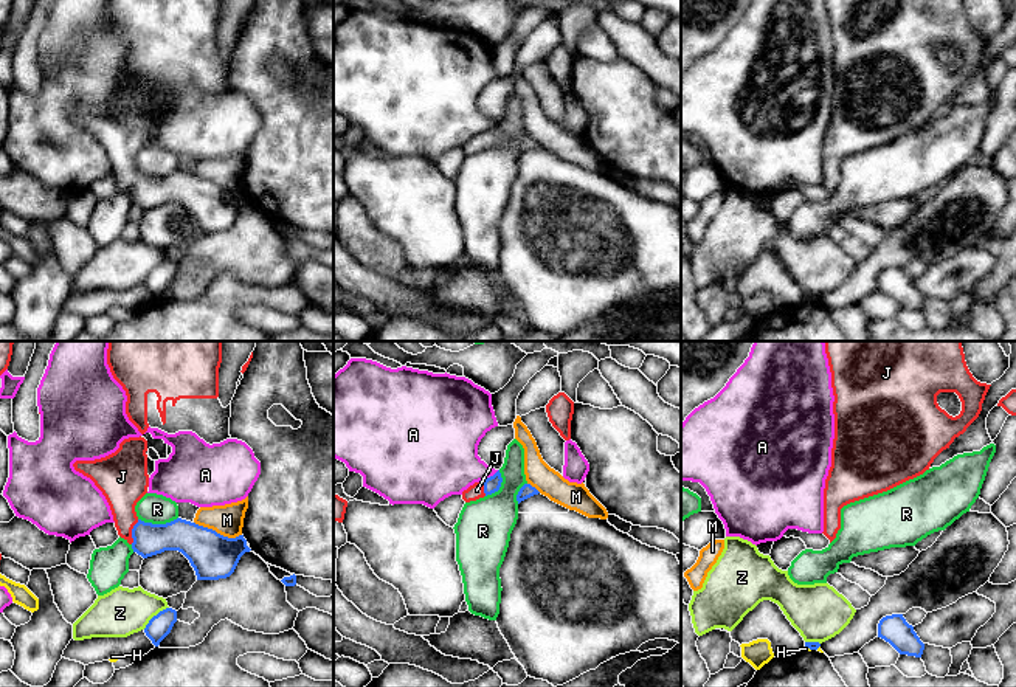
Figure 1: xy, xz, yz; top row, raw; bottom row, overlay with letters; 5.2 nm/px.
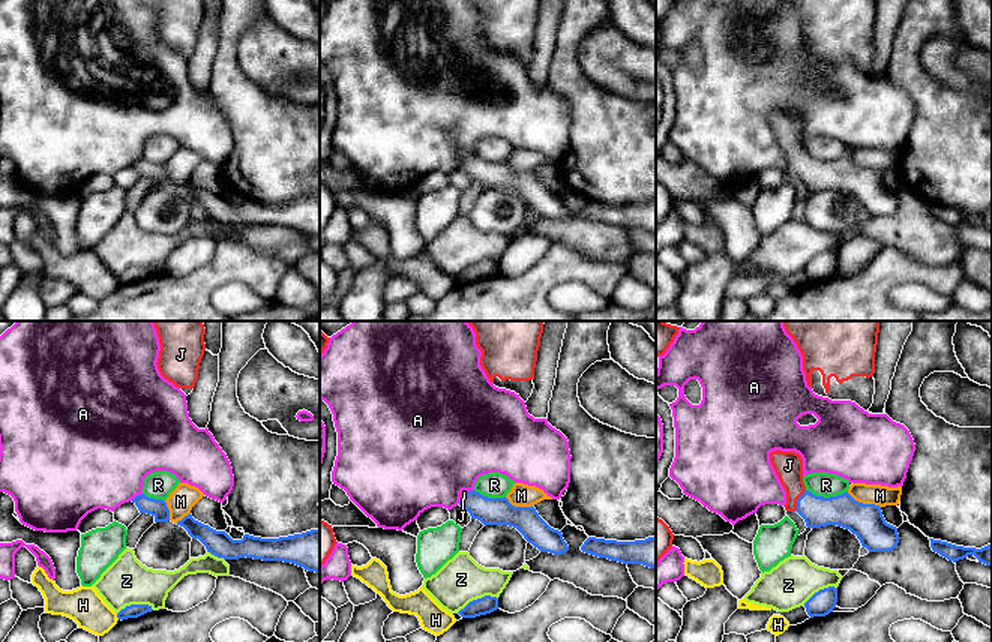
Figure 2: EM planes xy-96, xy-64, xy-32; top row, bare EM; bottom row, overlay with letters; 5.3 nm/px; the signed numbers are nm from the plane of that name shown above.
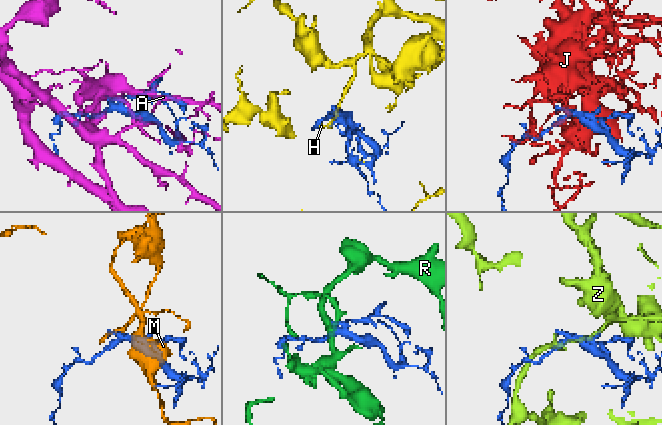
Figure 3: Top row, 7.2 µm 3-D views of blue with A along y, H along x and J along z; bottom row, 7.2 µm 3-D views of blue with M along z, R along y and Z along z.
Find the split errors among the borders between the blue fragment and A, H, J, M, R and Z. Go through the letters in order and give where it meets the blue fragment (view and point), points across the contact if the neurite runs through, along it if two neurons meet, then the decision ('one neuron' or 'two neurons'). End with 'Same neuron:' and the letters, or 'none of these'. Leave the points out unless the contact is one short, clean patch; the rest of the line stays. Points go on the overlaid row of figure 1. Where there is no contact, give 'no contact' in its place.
A: xz (490, 476) | two neurons
H: yz (808, 647) | along yz (805, 647), (810, 650) | two neurons
J: xy (132, 532) | across xy (180, 535), (141, 535), (132, 532), (123, 512), (123, 486) | one neuron
M: xy (216, 532) | along xy (194, 521), (228, 537), (241, 535) | two neurons
R: xy (157, 524) | along xy (177, 517), (165, 523), (145, 523), (138, 520) | two neurons
Z: xy (154, 616) | two neurons
Same neuron: J

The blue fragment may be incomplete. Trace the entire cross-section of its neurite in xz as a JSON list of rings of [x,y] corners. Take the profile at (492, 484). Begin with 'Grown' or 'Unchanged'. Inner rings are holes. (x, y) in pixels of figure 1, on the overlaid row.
Grown. [[[498,470],[493,476],[490,476],[484,481],[475,482],[467,490],[464,490],[462,499],[465,502],[470,502],[470,501],[476,501],[479,498],[484,498],[487,495],[492,495],[492,493],[499,490],[501,482],[503,482],[503,478],[501,478],[501,473]]]

